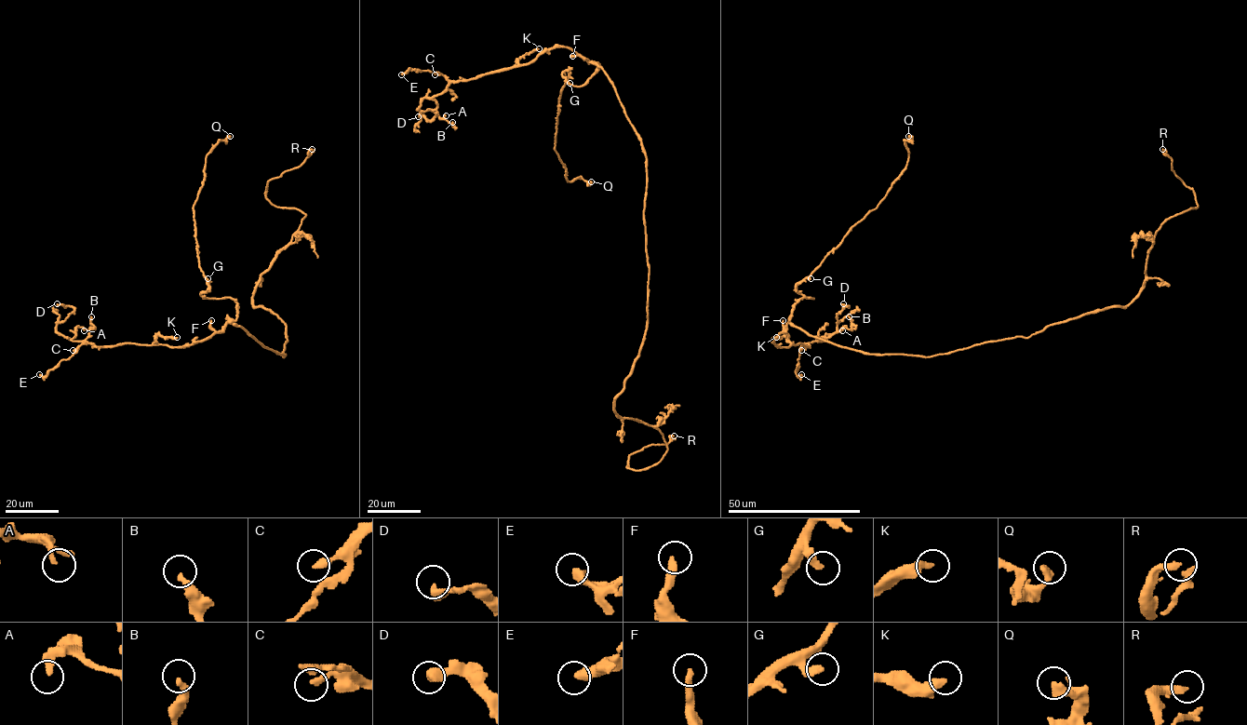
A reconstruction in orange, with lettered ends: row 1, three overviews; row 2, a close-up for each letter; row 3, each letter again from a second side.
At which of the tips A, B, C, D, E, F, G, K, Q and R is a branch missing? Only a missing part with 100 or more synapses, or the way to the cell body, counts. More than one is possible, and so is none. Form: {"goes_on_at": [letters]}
{"goes_on_at": ["R"]}

